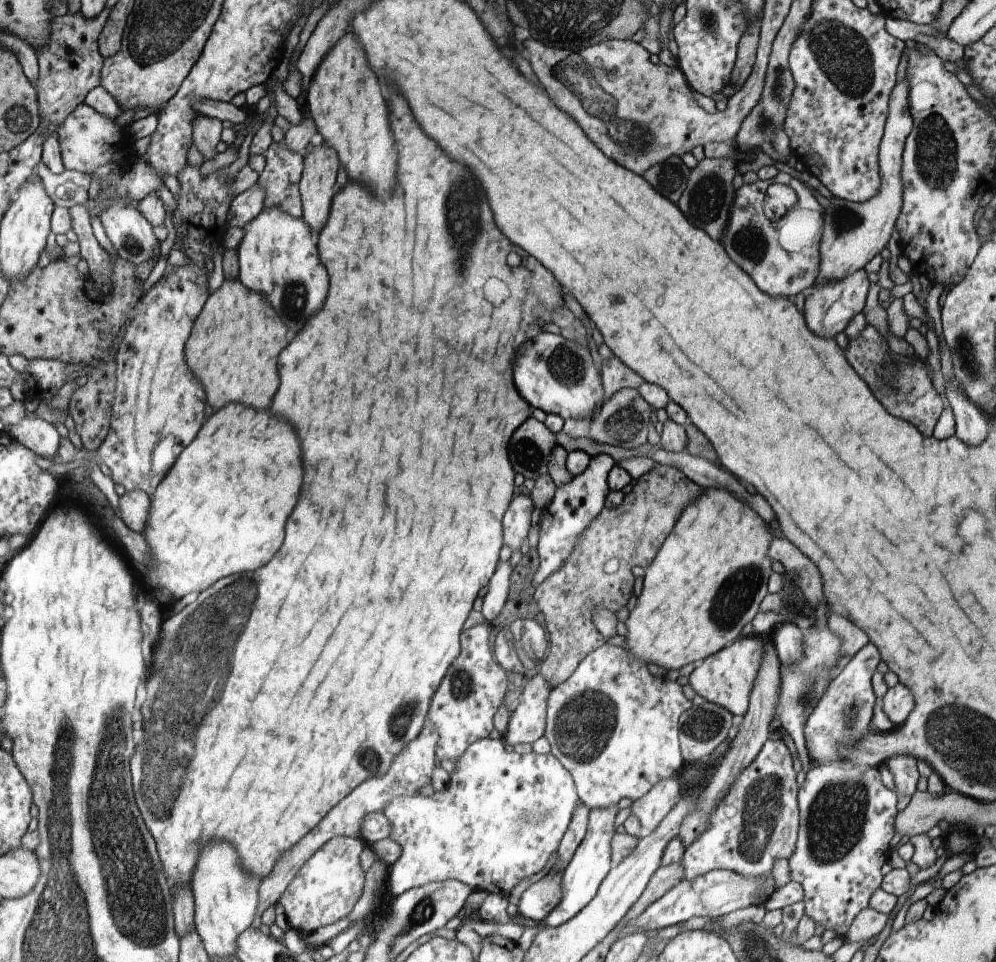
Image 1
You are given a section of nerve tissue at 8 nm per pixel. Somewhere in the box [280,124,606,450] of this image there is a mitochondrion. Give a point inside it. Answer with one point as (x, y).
(462, 201)

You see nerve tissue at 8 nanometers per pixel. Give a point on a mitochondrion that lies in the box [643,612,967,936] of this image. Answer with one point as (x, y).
(836, 820)

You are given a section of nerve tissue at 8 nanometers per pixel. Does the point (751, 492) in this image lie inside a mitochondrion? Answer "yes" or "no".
no

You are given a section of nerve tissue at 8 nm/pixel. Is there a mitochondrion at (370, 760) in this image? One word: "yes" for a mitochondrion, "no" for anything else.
yes

